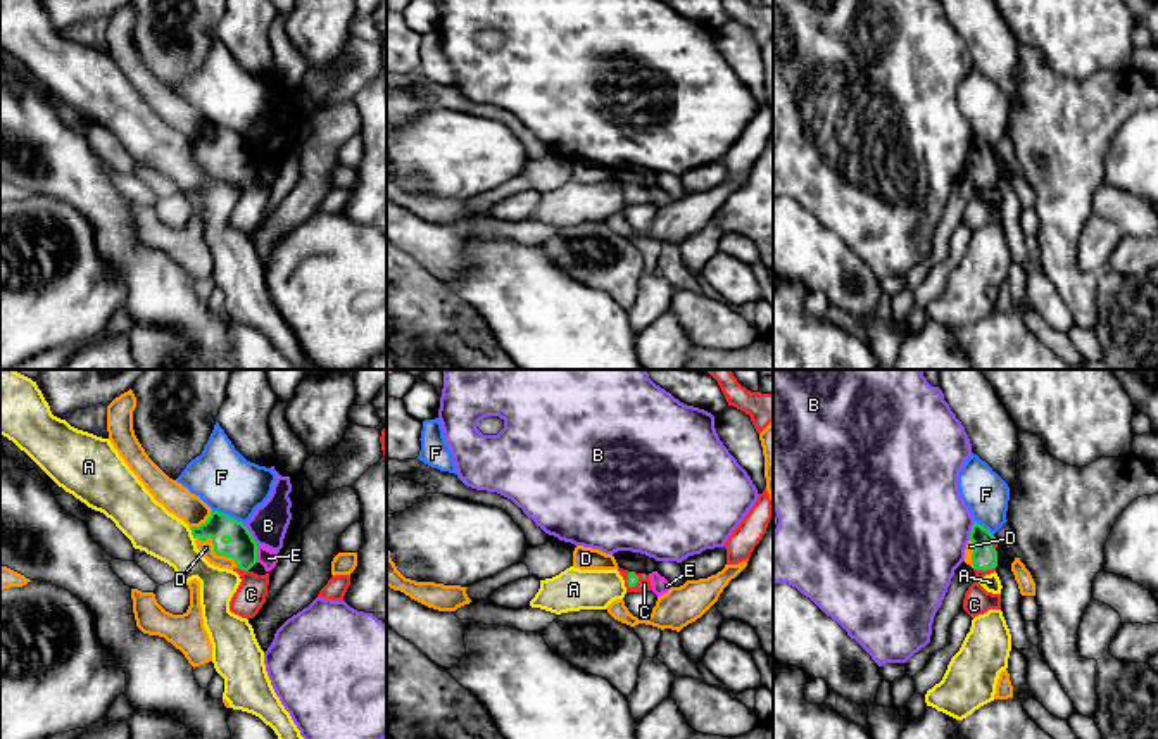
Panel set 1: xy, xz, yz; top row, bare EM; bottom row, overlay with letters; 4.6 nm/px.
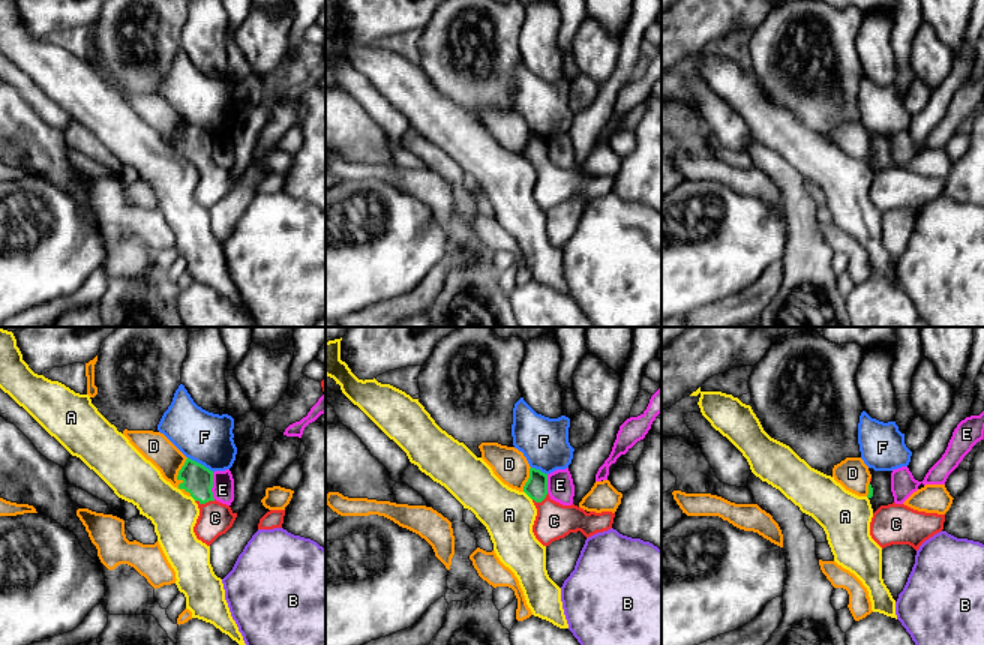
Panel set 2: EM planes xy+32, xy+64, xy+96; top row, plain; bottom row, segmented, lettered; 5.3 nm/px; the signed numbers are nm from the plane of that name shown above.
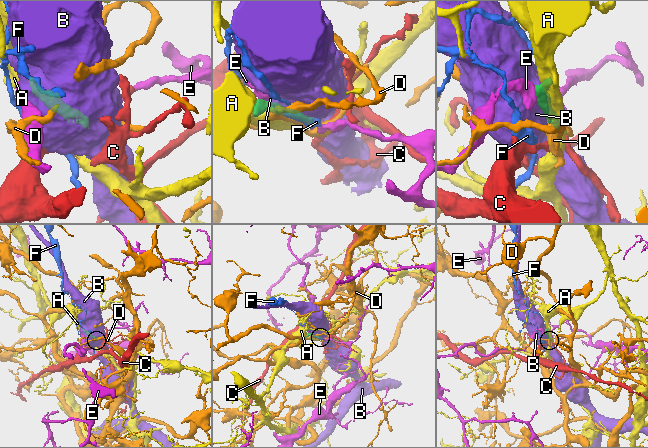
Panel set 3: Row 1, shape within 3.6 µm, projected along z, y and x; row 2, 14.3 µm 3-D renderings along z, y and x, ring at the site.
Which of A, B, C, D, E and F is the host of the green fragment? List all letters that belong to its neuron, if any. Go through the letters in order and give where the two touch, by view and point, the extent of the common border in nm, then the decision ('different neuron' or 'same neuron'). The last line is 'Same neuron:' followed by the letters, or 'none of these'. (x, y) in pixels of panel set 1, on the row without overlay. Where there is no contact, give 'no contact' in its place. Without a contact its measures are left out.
A: contact xy (192, 147); length 70 nm; different neuron
B: contact xy (251, 147); length 130 nm; different neuron
C: contact xz (637, 194); length 110 nm; same neuron
D: contact xy (214, 163); length 260 nm; different neuron
E: contact xy (256, 168); length 80 nm; different neuron
F: contact xy (226, 128); length 160 nm; different neuron
Same neuron: C

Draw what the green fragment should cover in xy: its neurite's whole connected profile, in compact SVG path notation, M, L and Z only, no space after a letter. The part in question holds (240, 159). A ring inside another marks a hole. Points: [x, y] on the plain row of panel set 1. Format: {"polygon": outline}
{"polygon": "M211 124L211 129L200 140L190 140L193 152L205 155L209 150L217 169L233 171L242 195L230 214L230 224L242 231L254 231L266 216L269 186L257 188L250 181L257 176L257 155L249 142L219 124Z"}

